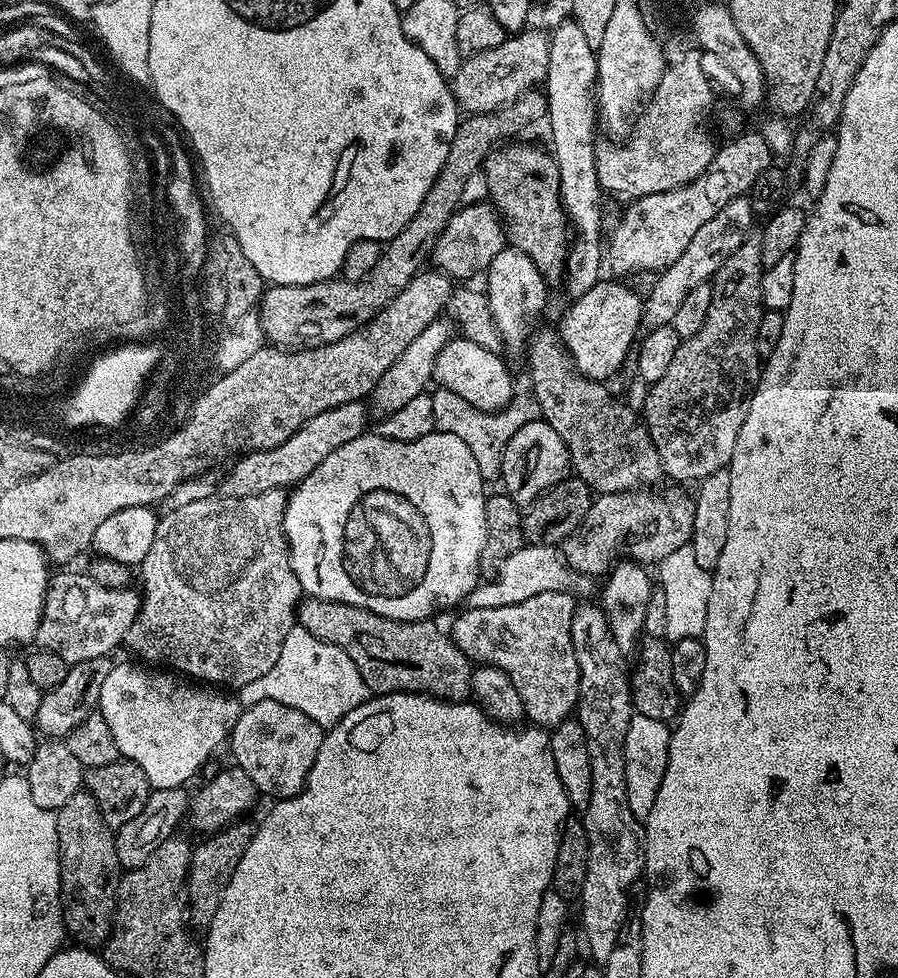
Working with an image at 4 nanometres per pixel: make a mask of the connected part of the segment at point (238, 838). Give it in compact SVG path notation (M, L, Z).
M237 819L235 824L221 828L211 833L201 844L197 843L192 849L192 861L188 867L188 919L200 930L207 929L212 923L214 914L218 914L218 906L222 902L222 894L242 858L246 854L246 846L252 841L253 825L247 824L247 819Z

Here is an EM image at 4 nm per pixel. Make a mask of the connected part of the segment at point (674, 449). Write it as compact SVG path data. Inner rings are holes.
M755 239L744 241L712 277L712 293L710 294L710 310L706 313L706 322L702 322L702 330L688 340L681 340L678 354L670 362L663 378L658 378L647 389L648 397L644 400L642 419L648 428L650 438L658 450L658 458L664 467L664 476L672 482L692 480L698 482L714 470L727 468L734 454L734 442L738 442L738 430L742 430L742 422L746 422L748 403L760 380L762 358L756 349L758 322L766 310L762 302L762 274L765 265L760 245Z

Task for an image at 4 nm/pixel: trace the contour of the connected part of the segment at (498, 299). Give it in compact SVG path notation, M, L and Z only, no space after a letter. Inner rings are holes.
M505 246L502 251L490 262L486 273L488 286L486 293L489 298L490 310L493 312L494 322L500 331L503 347L512 352L523 353L527 349L529 339L537 327L536 319L540 311L548 304L549 281L534 266L534 262L522 254L522 250Z

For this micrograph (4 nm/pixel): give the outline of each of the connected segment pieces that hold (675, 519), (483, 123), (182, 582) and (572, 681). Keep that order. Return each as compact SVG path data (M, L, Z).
M645 486L631 492L599 493L590 504L579 529L562 543L565 562L575 572L596 578L621 555L619 552L622 550L623 555L635 563L652 566L666 558L666 554L674 554L674 550L685 547L692 539L696 502L689 493L687 496L680 489L683 487L668 487L672 488L664 488L661 492L652 492L656 490Z
M533 90L522 94L513 104L499 108L493 112L478 112L468 114L457 123L456 133L450 142L450 154L446 154L446 162L439 171L438 178L434 185L427 191L422 200L422 206L418 213L406 224L394 239L387 241L380 253L378 264L364 280L352 283L343 278L321 280L318 284L299 284L298 286L268 286L264 289L263 296L258 301L258 315L261 328L264 331L264 339L269 345L279 346L285 350L299 350L301 348L317 348L319 344L338 342L350 334L354 334L366 322L370 322L390 303L412 280L419 275L425 264L431 257L433 246L441 236L446 222L452 217L459 206L462 191L465 190L466 181L475 172L481 171L484 167L484 160L488 153L493 151L501 142L507 141L515 132L520 132L524 124L532 124L536 119L543 117L548 111L548 101L540 90Z
M275 488L262 494L249 496L224 494L221 495L221 500L218 497L219 495L213 494L198 502L189 502L186 506L172 508L157 523L154 542L150 545L150 554L146 554L146 558L138 566L139 579L140 576L144 579L142 592L146 597L146 603L138 614L135 629L126 634L124 644L134 655L141 656L136 658L149 665L163 666L173 673L183 674L193 681L203 682L208 686L233 684L233 689L239 690L244 685L254 682L254 678L262 678L262 674L269 672L274 662L278 662L282 642L286 642L286 634L294 627L294 621L297 619L302 593L288 557L288 540L284 536L284 511L288 505L289 493L283 488Z
M543 592L526 598L514 606L463 609L464 613L450 627L452 640L477 665L492 664L500 668L514 682L518 698L522 698L525 717L535 727L551 730L575 713L580 703L580 667L574 658L574 642L570 638L570 622L578 604L571 592Z

